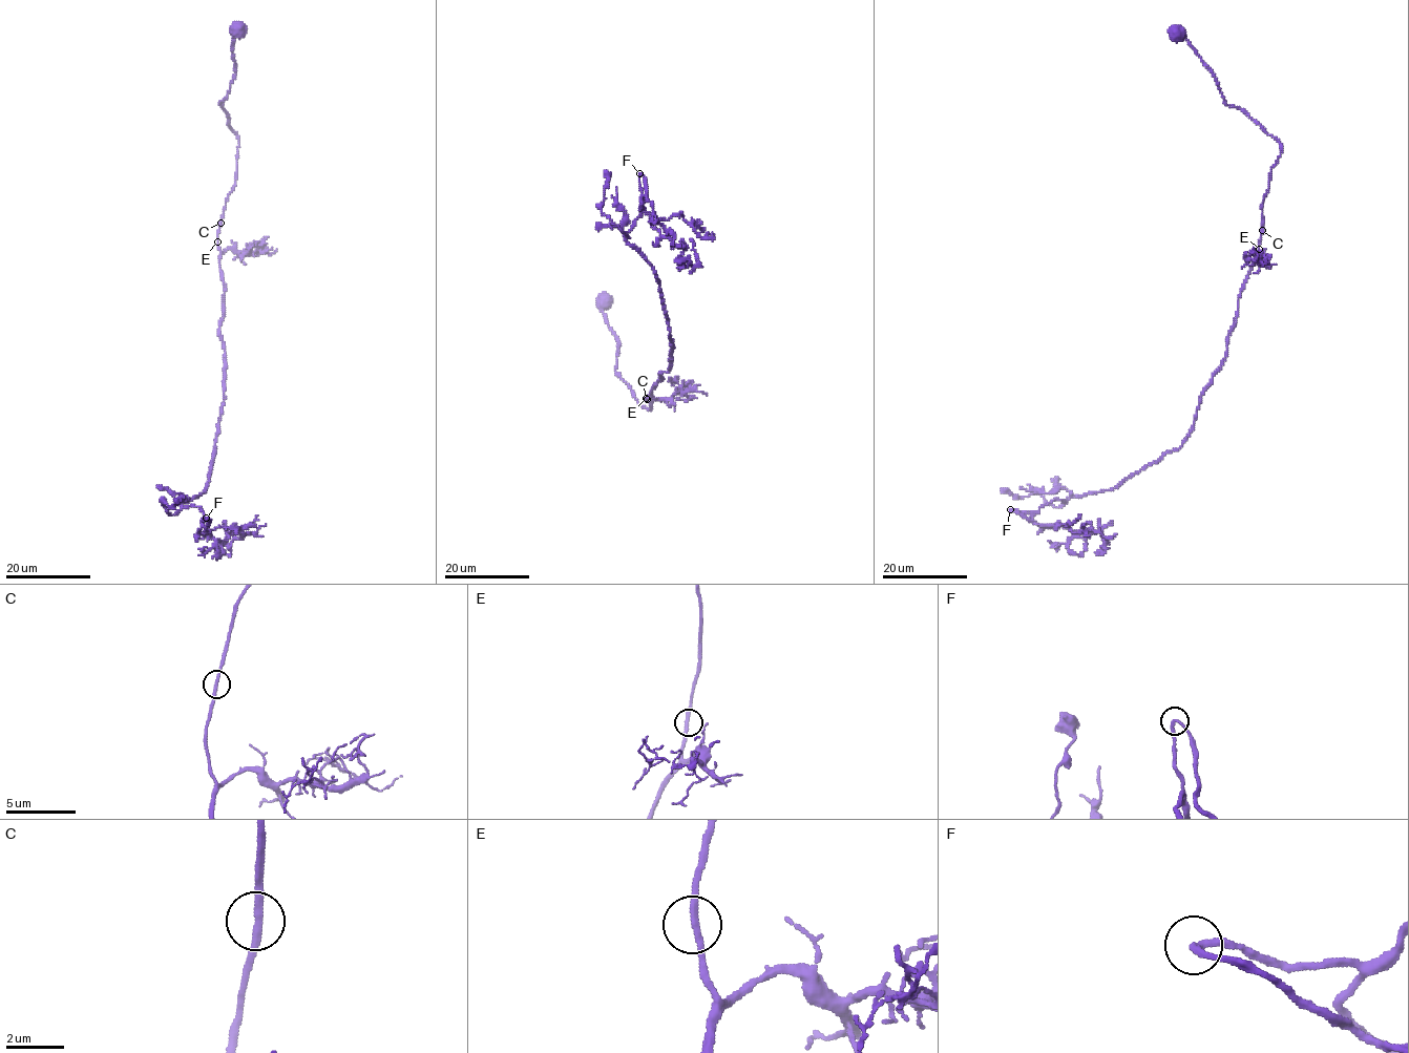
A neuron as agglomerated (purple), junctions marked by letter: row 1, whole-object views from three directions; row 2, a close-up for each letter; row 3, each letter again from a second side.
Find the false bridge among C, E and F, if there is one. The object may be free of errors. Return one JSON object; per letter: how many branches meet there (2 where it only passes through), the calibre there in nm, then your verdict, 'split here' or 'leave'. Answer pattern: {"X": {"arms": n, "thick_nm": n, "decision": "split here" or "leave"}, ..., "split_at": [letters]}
{"C": {"arms": 2, "thick_nm": 240, "decision": "leave"}, "E": {"arms": 2, "thick_nm": 240, "decision": "leave"}, "F": {"arms": 2, "thick_nm": 240, "decision": "leave"}, "split_at": []}

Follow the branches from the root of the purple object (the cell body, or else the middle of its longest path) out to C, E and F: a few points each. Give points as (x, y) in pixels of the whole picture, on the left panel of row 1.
C: (238, 28), (232, 36), (234, 78), (219, 103), (238, 146), (236, 180), (221, 223)
E: (238, 28), (232, 36), (234, 78), (219, 103), (238, 139), (236, 180), (226, 199), (217, 241)
F: (238, 28), (234, 78), (219, 103), (238, 146), (218, 234), (224, 399), (209, 482), (181, 503), (206, 518)

